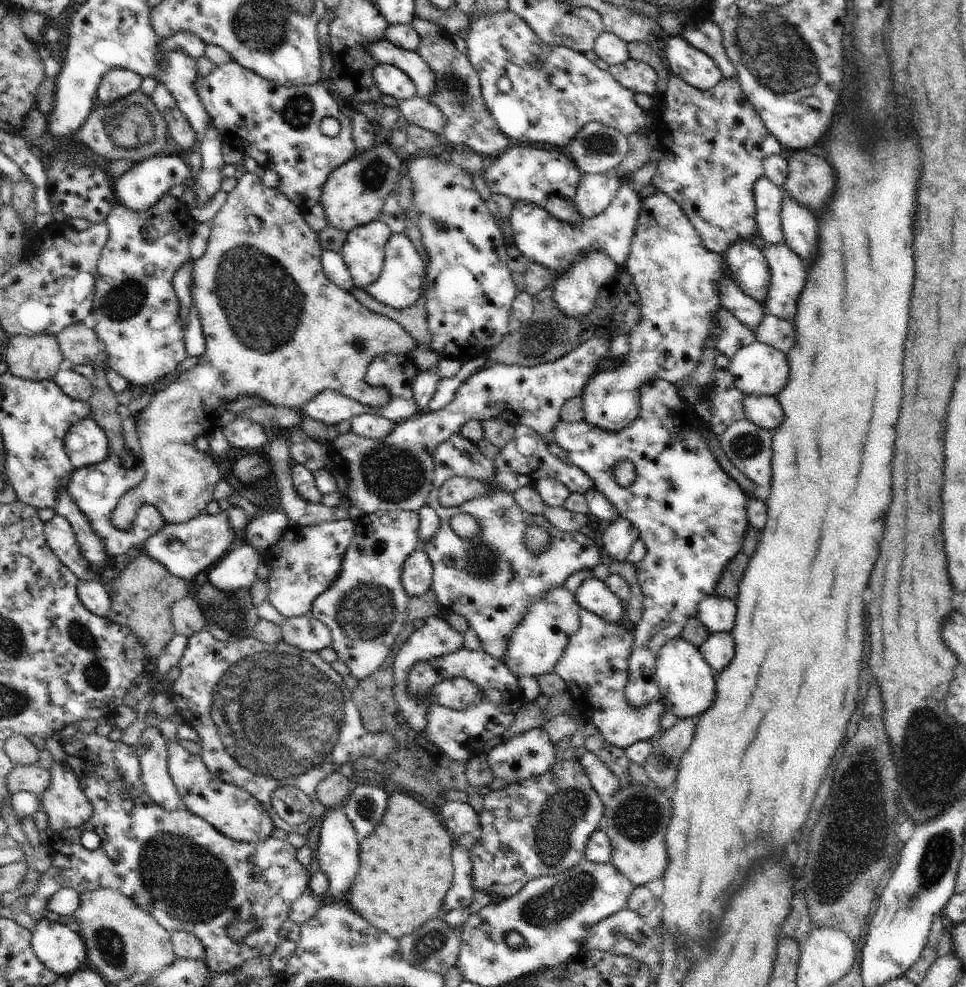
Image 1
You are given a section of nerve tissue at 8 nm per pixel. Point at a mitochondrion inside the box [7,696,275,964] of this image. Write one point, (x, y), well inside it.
(182, 879)

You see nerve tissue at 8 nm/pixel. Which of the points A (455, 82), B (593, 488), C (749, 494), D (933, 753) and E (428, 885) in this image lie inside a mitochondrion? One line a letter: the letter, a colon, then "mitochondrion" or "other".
A: mitochondrion
B: other
C: other
D: mitochondrion
E: other

